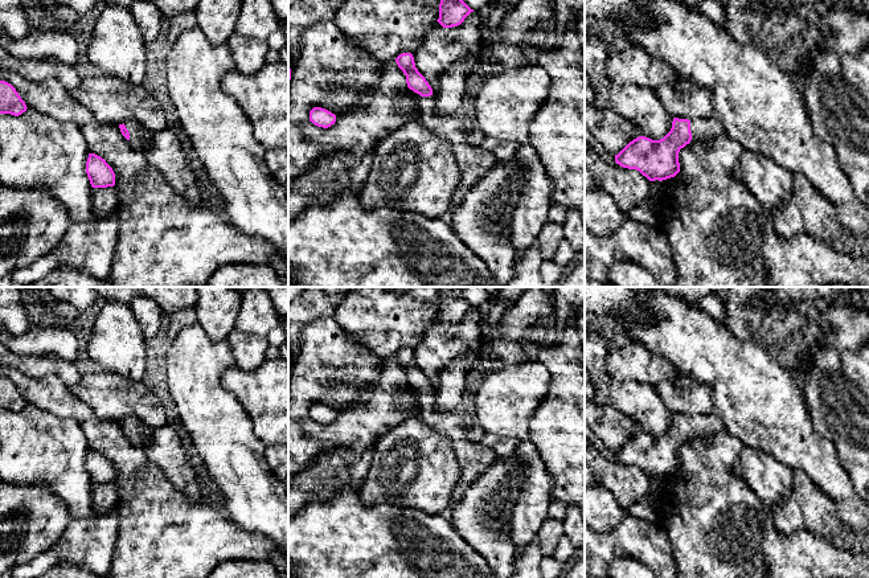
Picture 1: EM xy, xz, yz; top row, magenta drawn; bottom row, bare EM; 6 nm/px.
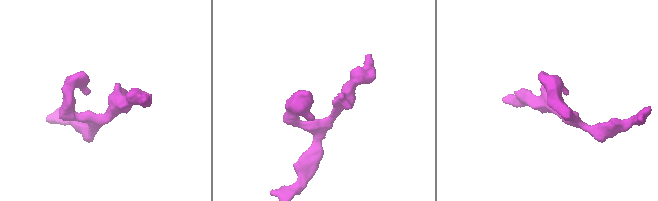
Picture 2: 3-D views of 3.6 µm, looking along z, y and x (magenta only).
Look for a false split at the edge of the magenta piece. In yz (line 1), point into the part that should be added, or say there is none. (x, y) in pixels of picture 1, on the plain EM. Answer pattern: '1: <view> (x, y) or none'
1: yz (703, 426)

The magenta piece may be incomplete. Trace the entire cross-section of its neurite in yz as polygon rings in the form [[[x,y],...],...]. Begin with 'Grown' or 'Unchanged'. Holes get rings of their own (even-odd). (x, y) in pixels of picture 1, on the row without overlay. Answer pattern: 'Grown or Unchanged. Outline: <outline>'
Grown. Outline: [[[714,411],[692,417],[673,414],[672,425],[663,435],[639,433],[615,451],[615,458],[623,464],[639,467],[649,477],[663,477],[680,468],[681,444],[690,438],[708,438],[720,430],[724,425]]]

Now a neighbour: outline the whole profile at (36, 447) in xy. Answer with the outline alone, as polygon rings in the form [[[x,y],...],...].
[[[32,405],[19,413],[0,410],[0,480],[16,485],[46,485],[70,511],[73,518],[93,511],[93,483],[86,470],[89,443],[74,418],[53,415]]]

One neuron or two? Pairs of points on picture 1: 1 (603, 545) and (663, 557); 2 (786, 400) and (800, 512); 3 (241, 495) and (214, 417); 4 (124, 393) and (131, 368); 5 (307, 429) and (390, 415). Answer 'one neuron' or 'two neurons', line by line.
1: one neuron
2: two neurons
3: one neuron
4: two neurons
5: one neuron

